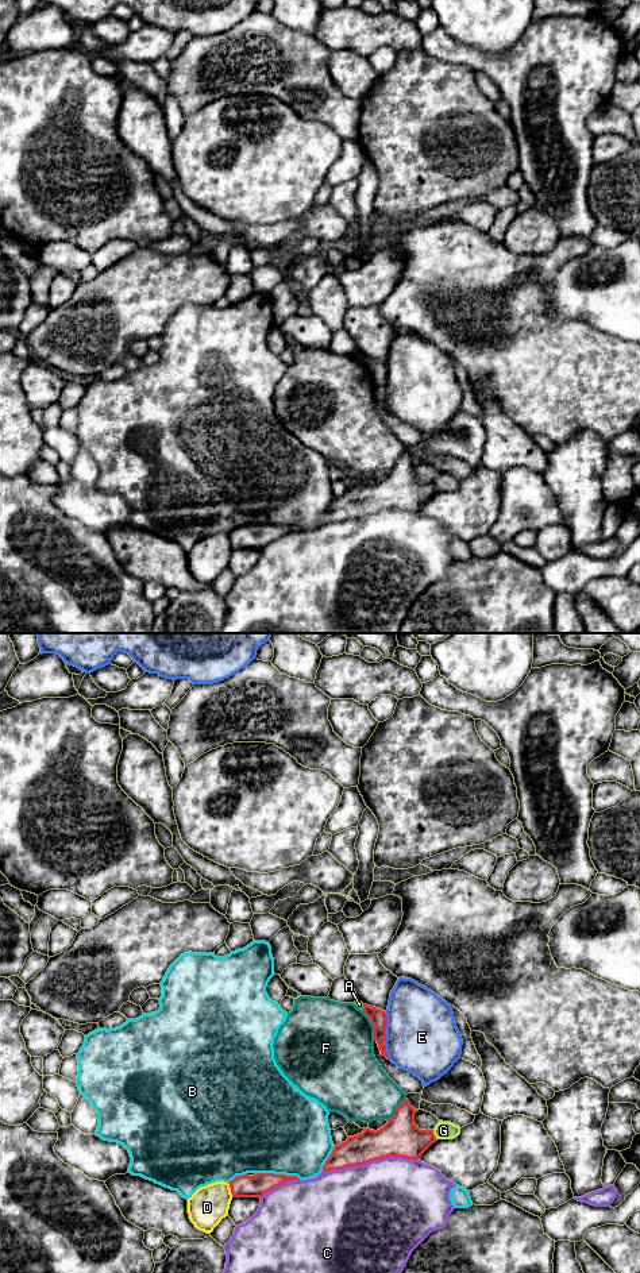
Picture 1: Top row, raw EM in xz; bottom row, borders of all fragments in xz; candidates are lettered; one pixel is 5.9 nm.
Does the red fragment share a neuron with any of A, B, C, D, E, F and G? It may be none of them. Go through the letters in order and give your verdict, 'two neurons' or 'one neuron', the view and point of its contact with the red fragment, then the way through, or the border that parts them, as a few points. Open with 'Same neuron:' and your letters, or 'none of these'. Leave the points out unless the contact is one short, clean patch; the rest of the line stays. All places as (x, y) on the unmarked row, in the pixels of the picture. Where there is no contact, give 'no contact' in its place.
Same neuron: none of these
A: two neurons; meets red in xz at (363, 359); border along xz (362, 357), (363, 362)
B: two neurons; meets red in xz at (278, 527)
C: two neurons; meets red in xz at (370, 512)
D: two neurons; meets red in xz at (231, 542)
E: two neurons; meets red in xz at (385, 388)
F: two neurons; meets red in xz at (373, 377)
G: two neurons; meets red in xz at (434, 488)

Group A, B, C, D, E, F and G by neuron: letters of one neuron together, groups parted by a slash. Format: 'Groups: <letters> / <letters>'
Groups: A / B / C / D / E / F / G

